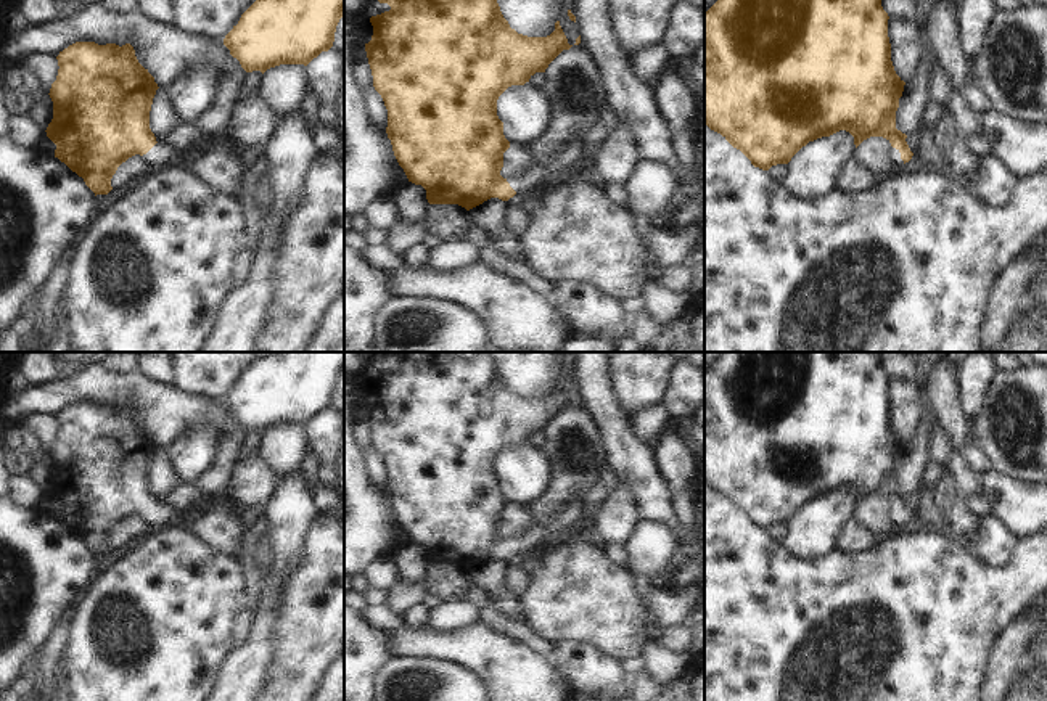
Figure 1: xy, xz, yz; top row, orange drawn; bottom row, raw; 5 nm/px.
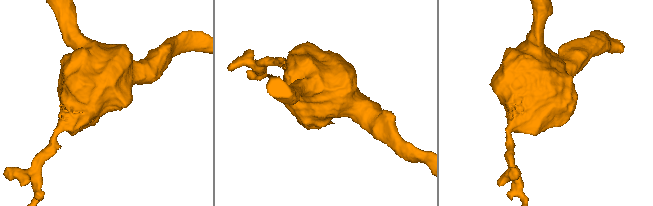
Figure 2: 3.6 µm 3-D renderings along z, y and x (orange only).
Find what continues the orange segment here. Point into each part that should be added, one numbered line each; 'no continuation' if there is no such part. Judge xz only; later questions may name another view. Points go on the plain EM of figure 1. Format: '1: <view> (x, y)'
1: xz (536, 532)

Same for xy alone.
1: xy (161, 516)

